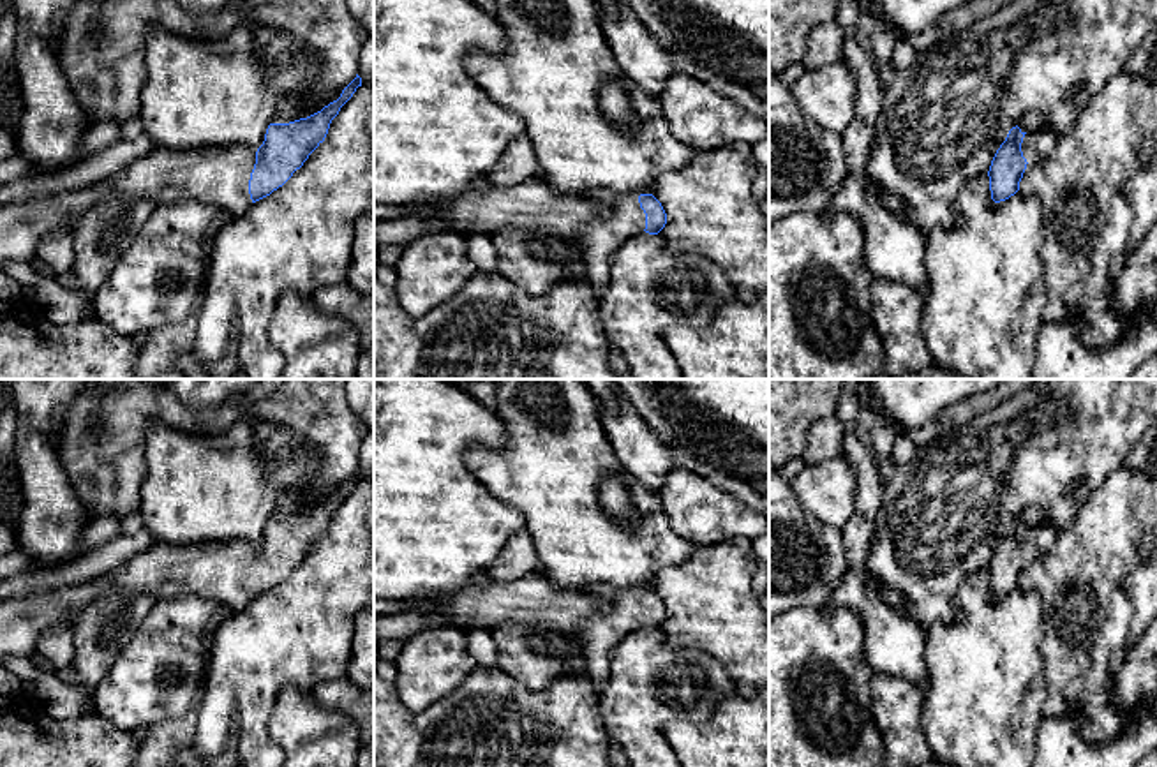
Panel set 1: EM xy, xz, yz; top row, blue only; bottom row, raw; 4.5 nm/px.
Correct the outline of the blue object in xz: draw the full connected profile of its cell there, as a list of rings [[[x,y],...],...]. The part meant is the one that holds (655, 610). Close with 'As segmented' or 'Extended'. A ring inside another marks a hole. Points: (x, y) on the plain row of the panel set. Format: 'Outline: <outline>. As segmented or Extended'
Outline: [[[545,575],[467,585],[455,594],[444,594],[444,603],[436,608],[414,608],[413,612],[434,614],[444,619],[444,626],[460,629],[492,628],[501,622],[541,624],[575,642],[586,659],[586,670],[596,689],[603,689],[608,679],[612,649],[630,633],[649,628],[658,629],[667,619],[667,608],[653,589],[617,589],[610,601],[603,601],[577,591],[557,589]]]. Extended

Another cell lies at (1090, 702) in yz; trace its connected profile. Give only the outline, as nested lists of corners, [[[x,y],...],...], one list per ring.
[[[1123,589],[1111,596],[1109,615],[1092,649],[1088,668],[1065,689],[1069,709],[1065,718],[1079,723],[1090,742],[1108,742],[1122,735],[1129,716],[1113,707],[1111,689],[1116,674],[1109,670],[1113,654],[1123,647],[1131,635],[1134,607]]]

